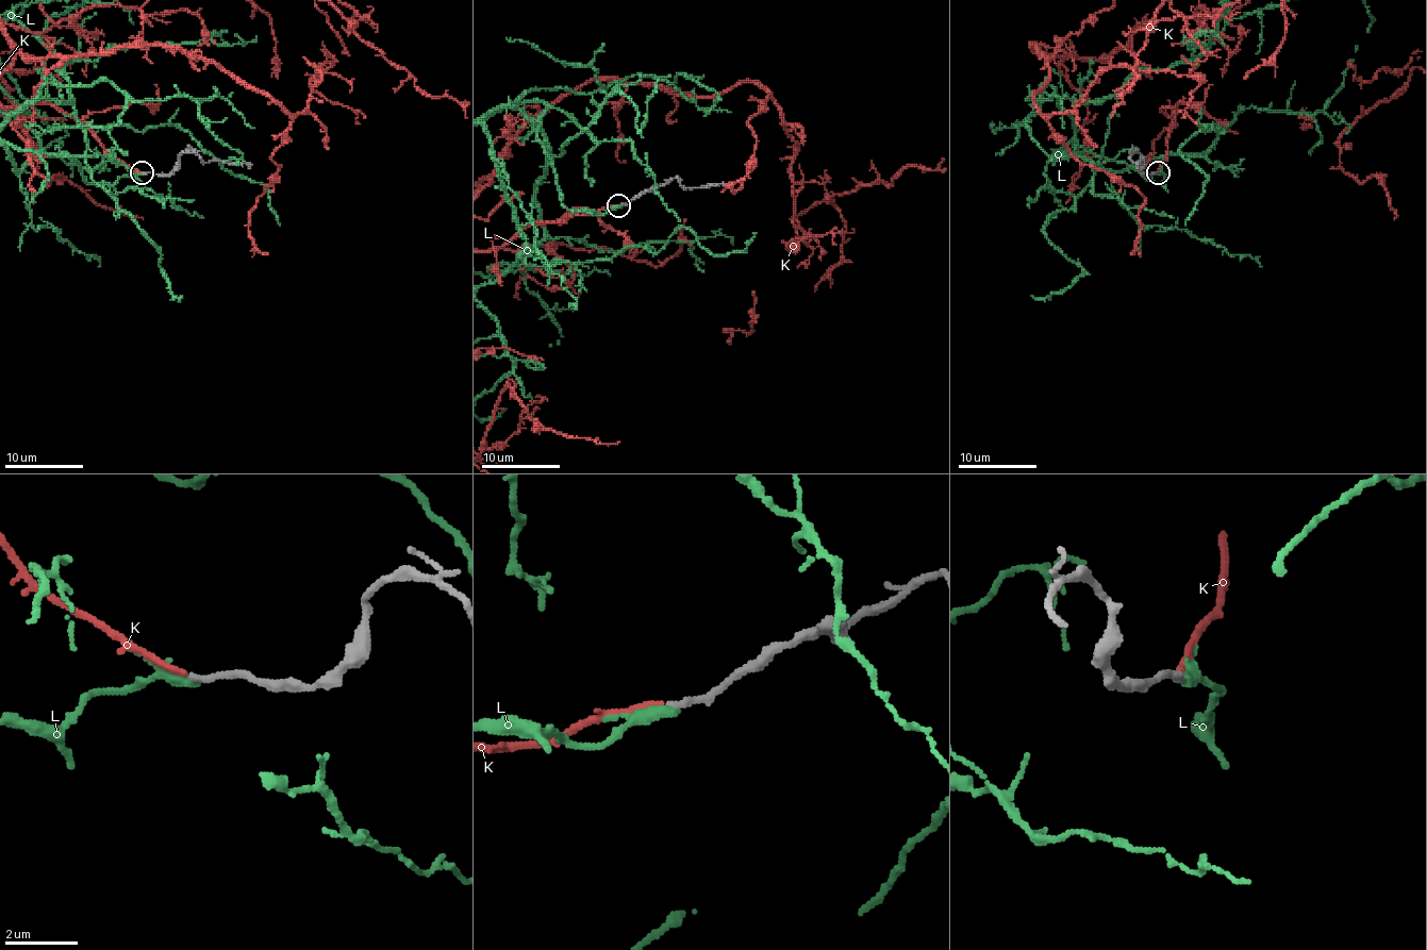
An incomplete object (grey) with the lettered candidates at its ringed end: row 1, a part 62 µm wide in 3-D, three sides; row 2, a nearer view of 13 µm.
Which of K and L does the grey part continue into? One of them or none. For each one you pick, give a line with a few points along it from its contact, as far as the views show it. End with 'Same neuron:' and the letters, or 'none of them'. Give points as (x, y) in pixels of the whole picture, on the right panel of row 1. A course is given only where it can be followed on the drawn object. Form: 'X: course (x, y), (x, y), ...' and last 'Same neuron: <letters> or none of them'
Same neuron: K

